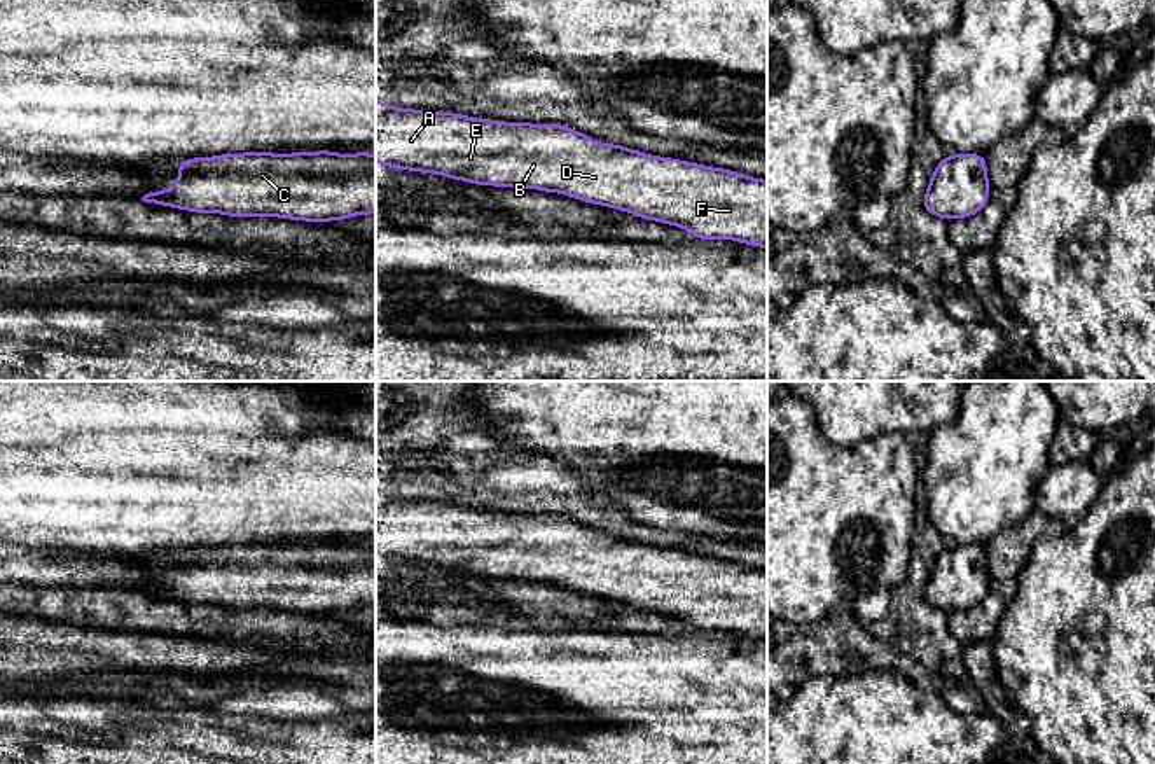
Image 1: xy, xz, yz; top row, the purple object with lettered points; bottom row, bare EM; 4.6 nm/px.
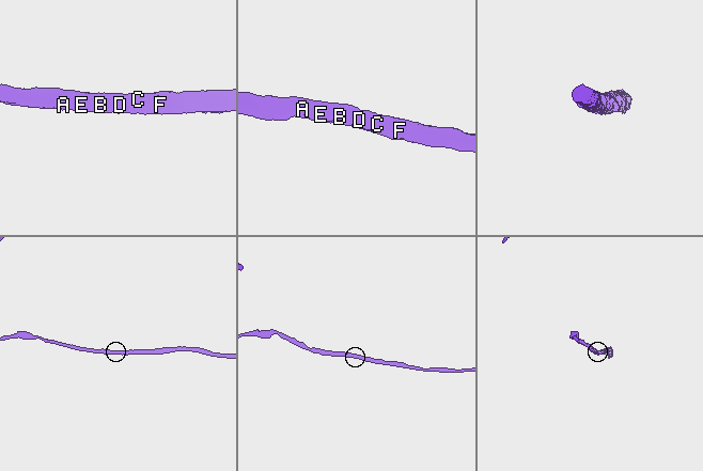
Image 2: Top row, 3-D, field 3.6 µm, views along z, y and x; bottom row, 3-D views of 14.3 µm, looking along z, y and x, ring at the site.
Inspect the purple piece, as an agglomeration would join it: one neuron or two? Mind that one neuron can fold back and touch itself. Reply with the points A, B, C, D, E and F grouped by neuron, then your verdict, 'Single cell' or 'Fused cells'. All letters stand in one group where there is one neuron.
Groups: A B C D E F. Single cell

